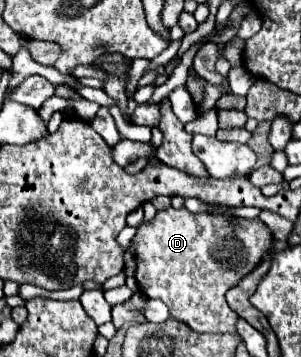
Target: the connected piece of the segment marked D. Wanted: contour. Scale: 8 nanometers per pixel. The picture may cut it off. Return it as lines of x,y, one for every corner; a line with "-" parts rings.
168,207
164,211
158,211
152,221
144,221
136,227
136,235
130,243
134,247
134,259
136,259
136,281
140,291
146,297
162,299
170,315
174,319
184,321
194,331
202,333
236,333
238,313
232,311
224,299
224,293
234,287
264,255
274,249
274,239
270,229
260,219
240,219
236,227
228,223
228,219
220,219
220,215
212,213
190,213
186,207
174,209

